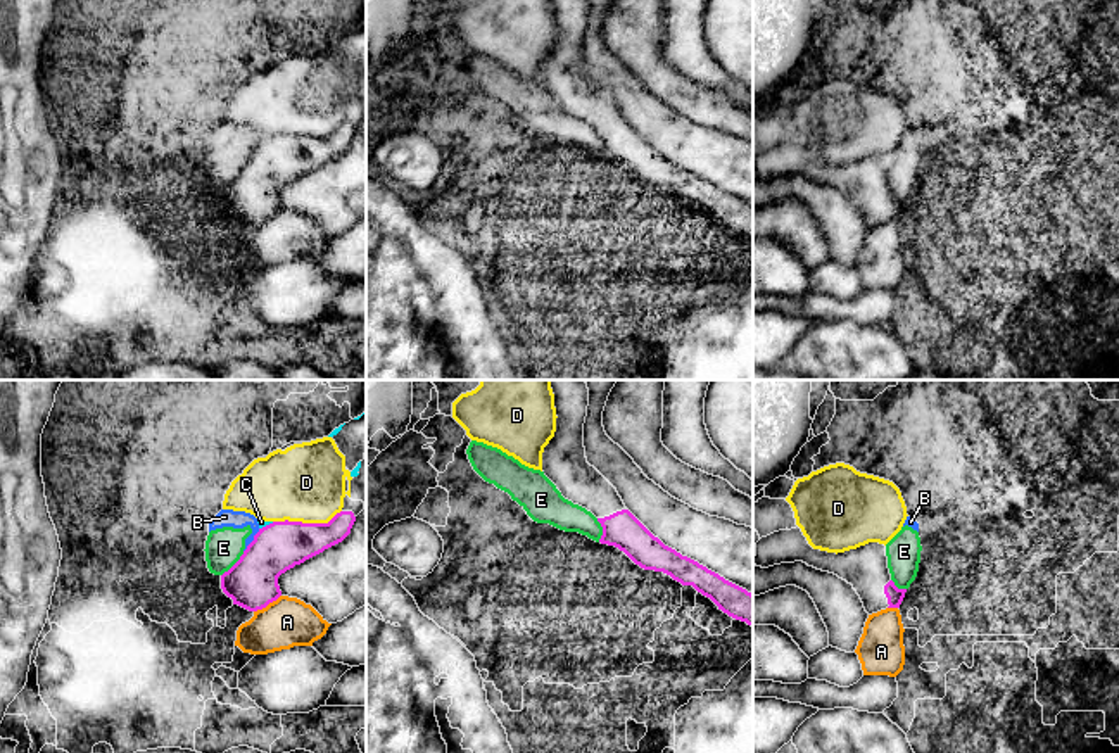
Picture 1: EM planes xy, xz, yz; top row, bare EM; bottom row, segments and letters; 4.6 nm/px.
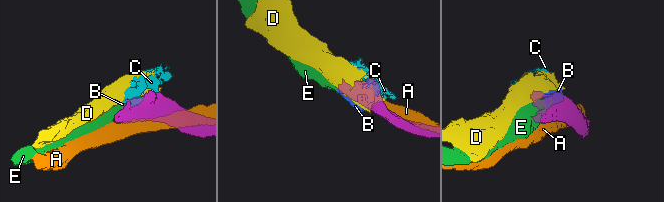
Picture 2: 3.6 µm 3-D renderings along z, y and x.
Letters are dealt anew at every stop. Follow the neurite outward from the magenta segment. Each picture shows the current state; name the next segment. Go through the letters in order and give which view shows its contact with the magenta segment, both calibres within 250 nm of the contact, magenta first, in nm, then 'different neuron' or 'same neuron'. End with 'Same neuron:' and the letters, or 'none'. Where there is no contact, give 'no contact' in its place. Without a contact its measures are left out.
A: meets magenta in xy; 240 nm thick on the magenta side, 240 nm on the other; different neuron
B: meets magenta in xy; 240 nm thick on the magenta side, 80 nm on the other; different neuron
C: meets magenta in xy; 220 nm thick on the magenta side, 30 nm on the other; different neuron
D: meets magenta in xy; 220 nm thick on the magenta side, 360 nm on the other; different neuron
E: meets magenta in xy; 240 nm thick on the magenta side, 180 nm on the other; different neuron
Same neuron: none

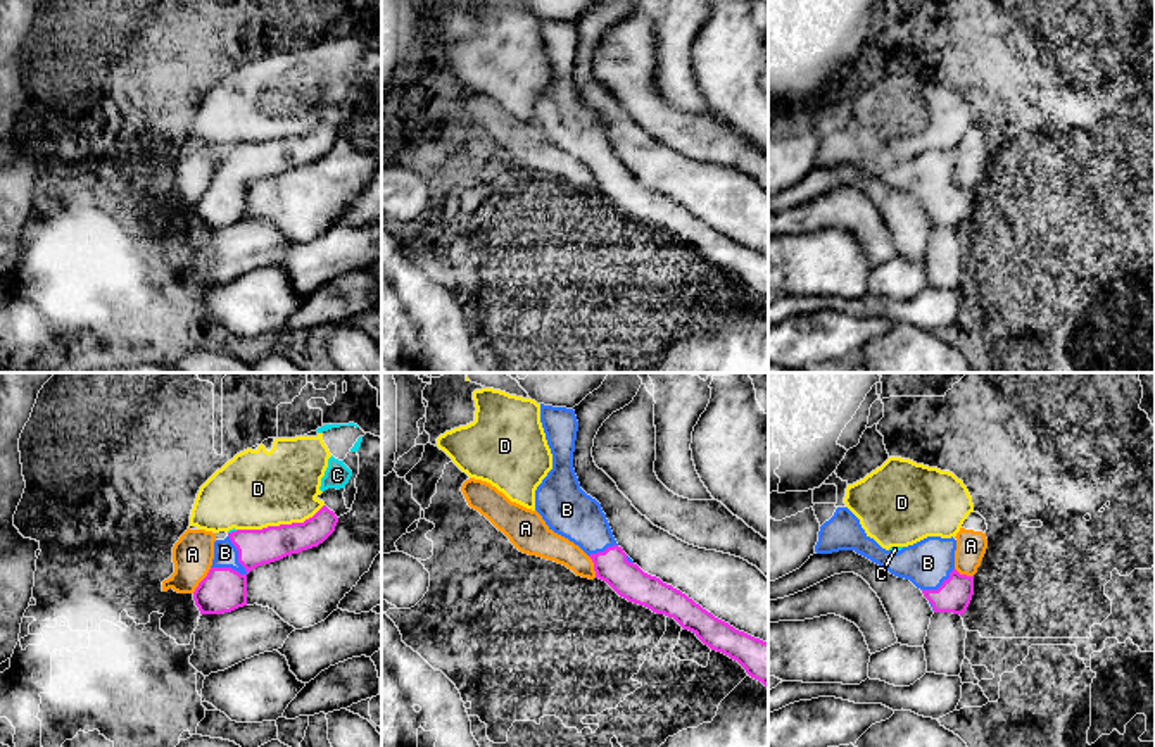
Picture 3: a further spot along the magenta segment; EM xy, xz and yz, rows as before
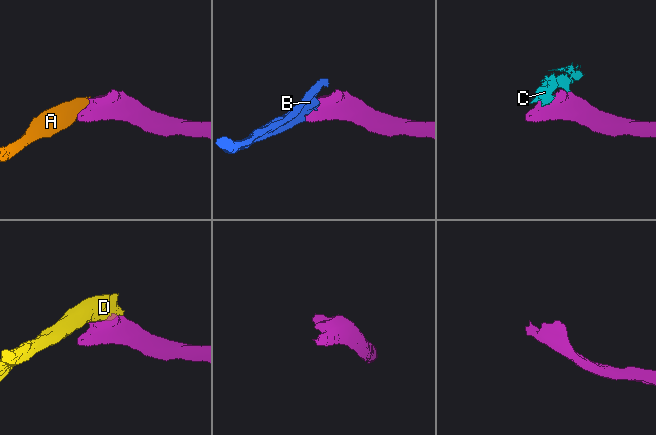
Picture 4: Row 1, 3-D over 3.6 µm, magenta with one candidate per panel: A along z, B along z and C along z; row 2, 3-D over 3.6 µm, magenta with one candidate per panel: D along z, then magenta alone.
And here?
A: meets magenta in xy; 200 nm thick on the magenta side, 190 nm on the other; different neuron
B: meets magenta in xy; 200 nm thick on the magenta side, 110 nm on the other; same neuron
C: meets magenta in xy; 170 nm thick on the magenta side, 20 nm on the other; different neuron
D: meets magenta in xy; 170 nm thick on the magenta side, 360 nm on the other; different neuron
Same neuron: B

